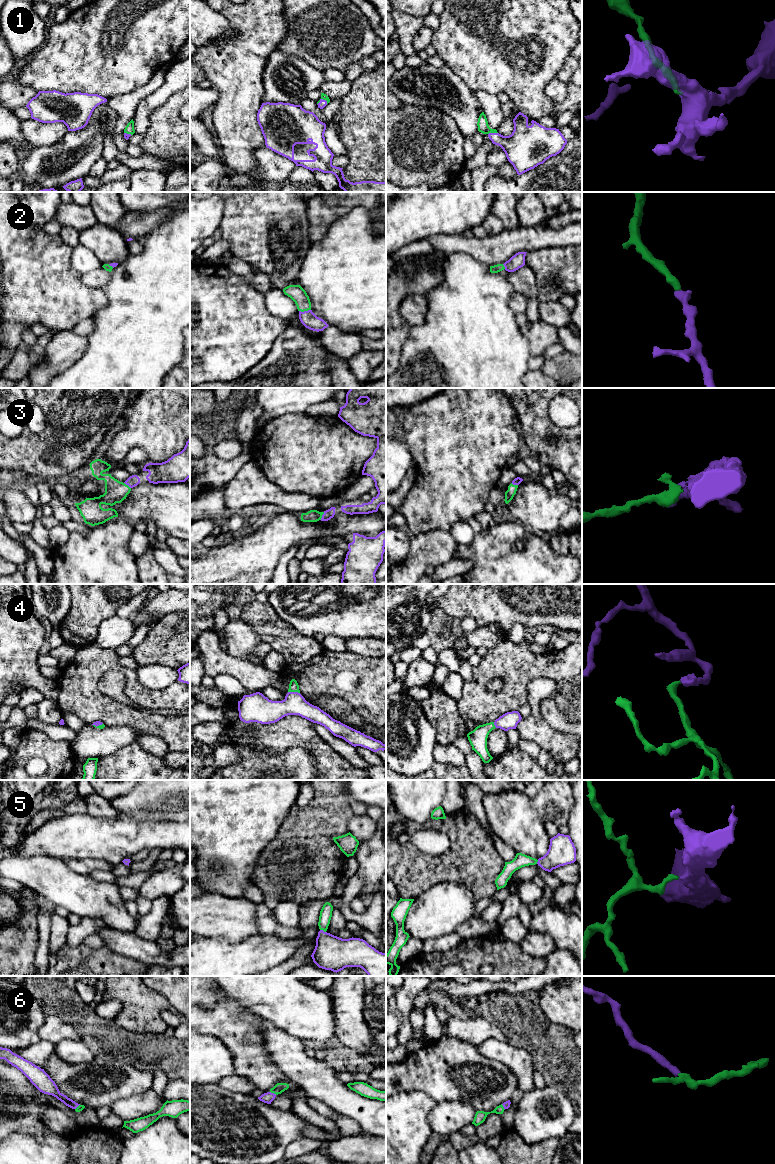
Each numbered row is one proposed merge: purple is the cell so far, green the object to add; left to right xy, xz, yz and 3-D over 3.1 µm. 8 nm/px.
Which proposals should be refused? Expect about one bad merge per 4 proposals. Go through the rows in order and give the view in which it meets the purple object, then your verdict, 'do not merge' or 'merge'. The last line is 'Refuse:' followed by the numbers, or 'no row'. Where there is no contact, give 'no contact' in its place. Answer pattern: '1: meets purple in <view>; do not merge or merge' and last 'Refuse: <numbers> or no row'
1: meets purple in yz; merge
2: meets purple in xz; merge
3: meets purple in xz; merge
4: meets purple in xz; merge
5: meets purple in xz; merge
6: meets purple in xz; merge
Refuse: no row

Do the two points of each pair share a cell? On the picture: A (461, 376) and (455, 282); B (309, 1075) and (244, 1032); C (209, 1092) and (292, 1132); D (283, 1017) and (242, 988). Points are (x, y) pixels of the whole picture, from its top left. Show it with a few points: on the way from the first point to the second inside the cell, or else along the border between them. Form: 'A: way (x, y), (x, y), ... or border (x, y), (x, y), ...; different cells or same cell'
A: way (461, 353), (461, 305); same cell
B: border (262, 1022), (262, 1041), (265, 1051), (277, 1065); different cells
C: way (230, 1111), (240, 1117), (252, 1129), (271, 1129); same cell
D: way (273, 1007), (252, 988); same cell

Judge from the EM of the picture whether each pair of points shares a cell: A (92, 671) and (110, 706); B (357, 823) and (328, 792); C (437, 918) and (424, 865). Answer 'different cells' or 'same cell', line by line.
A: same cell
B: different cells
C: different cells

